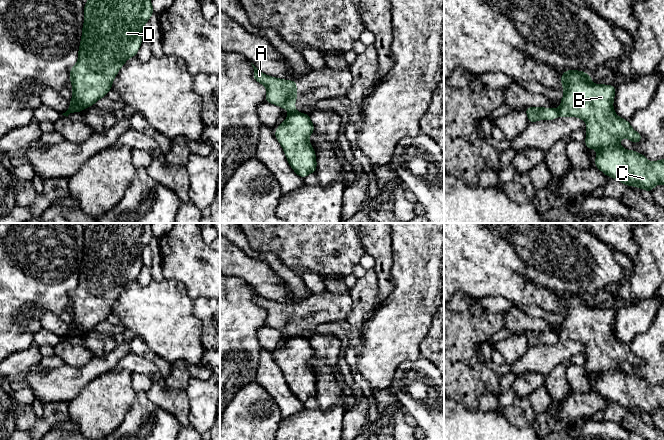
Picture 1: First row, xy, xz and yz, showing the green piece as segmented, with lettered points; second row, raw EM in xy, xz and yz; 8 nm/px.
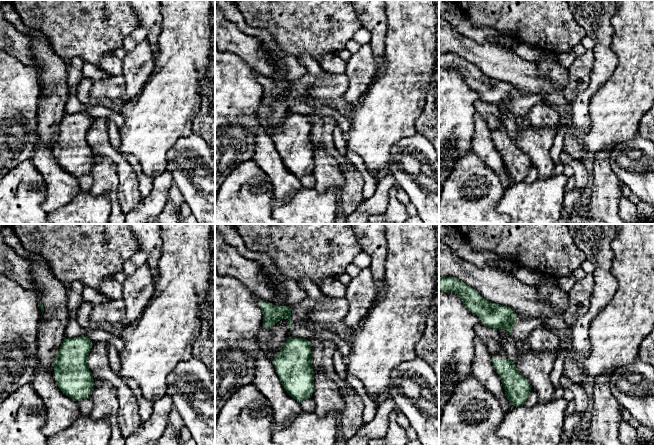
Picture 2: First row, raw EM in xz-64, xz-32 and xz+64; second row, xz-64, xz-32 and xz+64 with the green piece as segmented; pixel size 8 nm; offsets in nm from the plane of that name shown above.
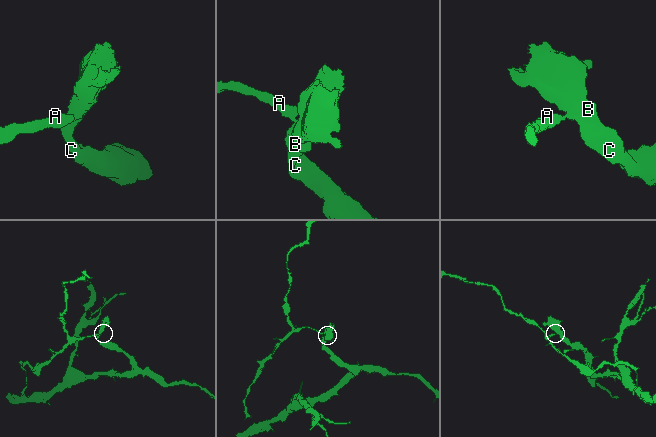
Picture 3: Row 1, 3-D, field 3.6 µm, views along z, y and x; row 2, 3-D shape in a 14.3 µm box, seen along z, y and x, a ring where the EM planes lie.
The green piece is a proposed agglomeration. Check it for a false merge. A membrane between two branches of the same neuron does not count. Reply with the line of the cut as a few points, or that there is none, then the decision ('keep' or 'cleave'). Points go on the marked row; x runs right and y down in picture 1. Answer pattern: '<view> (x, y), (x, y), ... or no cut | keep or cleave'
xz (290, 112), (296, 113) | cleave

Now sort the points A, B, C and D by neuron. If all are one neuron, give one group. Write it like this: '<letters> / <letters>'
A / B C D

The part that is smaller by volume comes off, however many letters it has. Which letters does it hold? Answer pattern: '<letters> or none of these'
A

